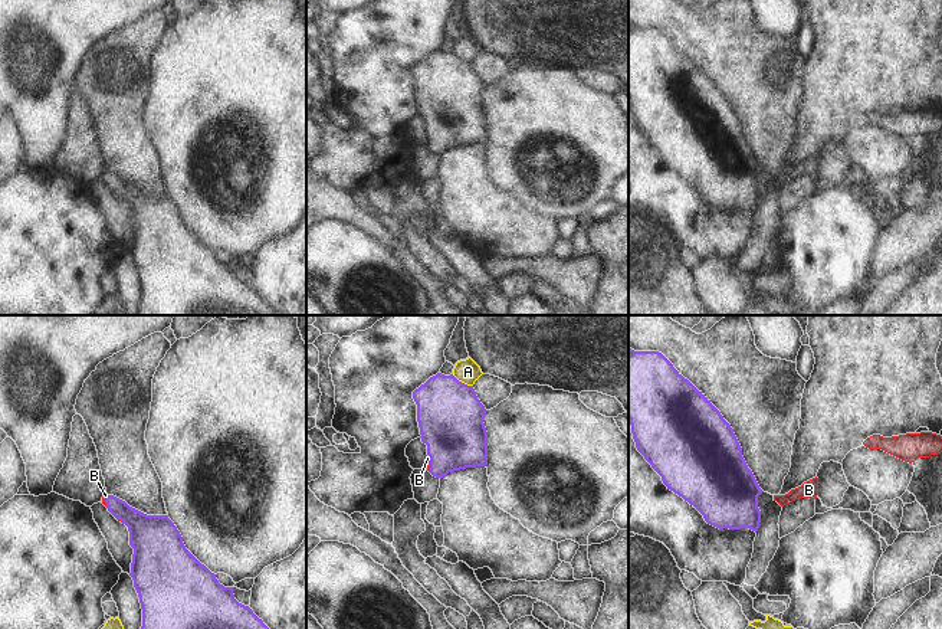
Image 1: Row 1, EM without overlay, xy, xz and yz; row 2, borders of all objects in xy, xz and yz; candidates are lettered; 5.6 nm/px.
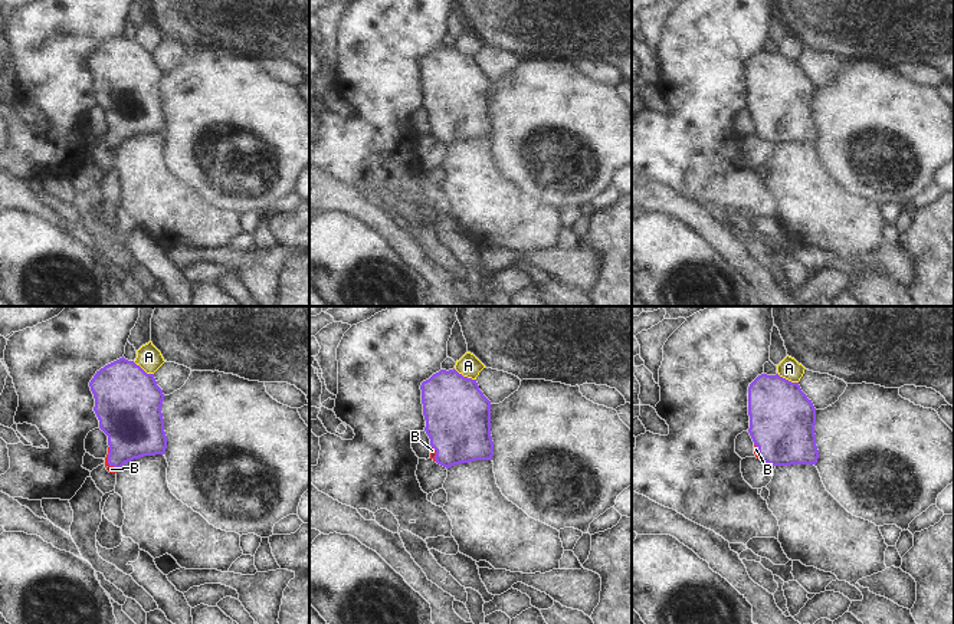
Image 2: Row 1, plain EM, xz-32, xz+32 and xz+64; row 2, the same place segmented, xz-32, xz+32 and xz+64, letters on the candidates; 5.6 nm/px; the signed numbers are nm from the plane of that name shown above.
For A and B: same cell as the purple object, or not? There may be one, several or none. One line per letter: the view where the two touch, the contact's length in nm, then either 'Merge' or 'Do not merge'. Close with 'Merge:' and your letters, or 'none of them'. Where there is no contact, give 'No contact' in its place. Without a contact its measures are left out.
A: Touches purple in xz. Shared border 140 nm. Do not merge
B: Touches purple in xy. Shared border 90 nm. Merge
Merge: B

